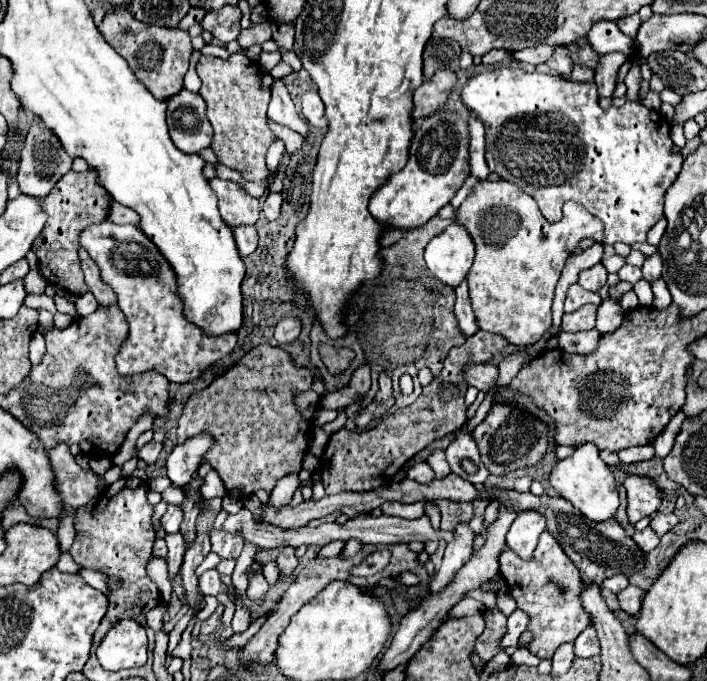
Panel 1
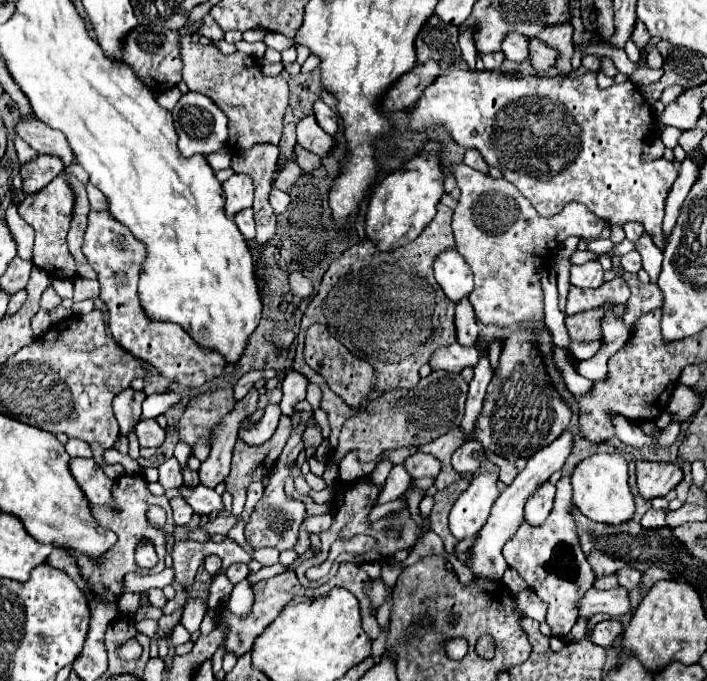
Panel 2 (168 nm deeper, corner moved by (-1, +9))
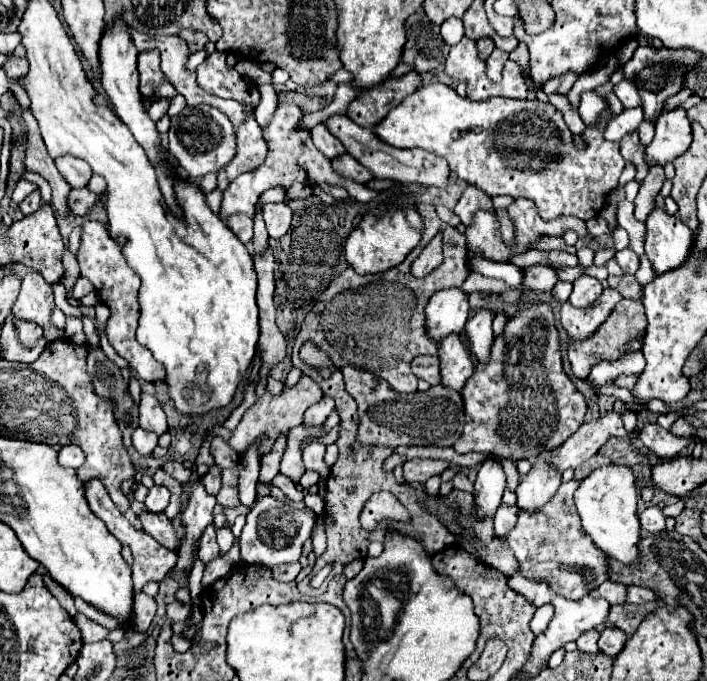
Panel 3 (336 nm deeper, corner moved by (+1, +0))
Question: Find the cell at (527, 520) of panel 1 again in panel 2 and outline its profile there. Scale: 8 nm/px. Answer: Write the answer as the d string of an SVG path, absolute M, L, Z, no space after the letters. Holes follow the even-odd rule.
M544 483L526 503L526 509L524 509L524 519L528 525L532 527L538 527L544 523L544 519L548 517L550 509L552 509L552 503L554 503L554 491L556 487L552 483Z

